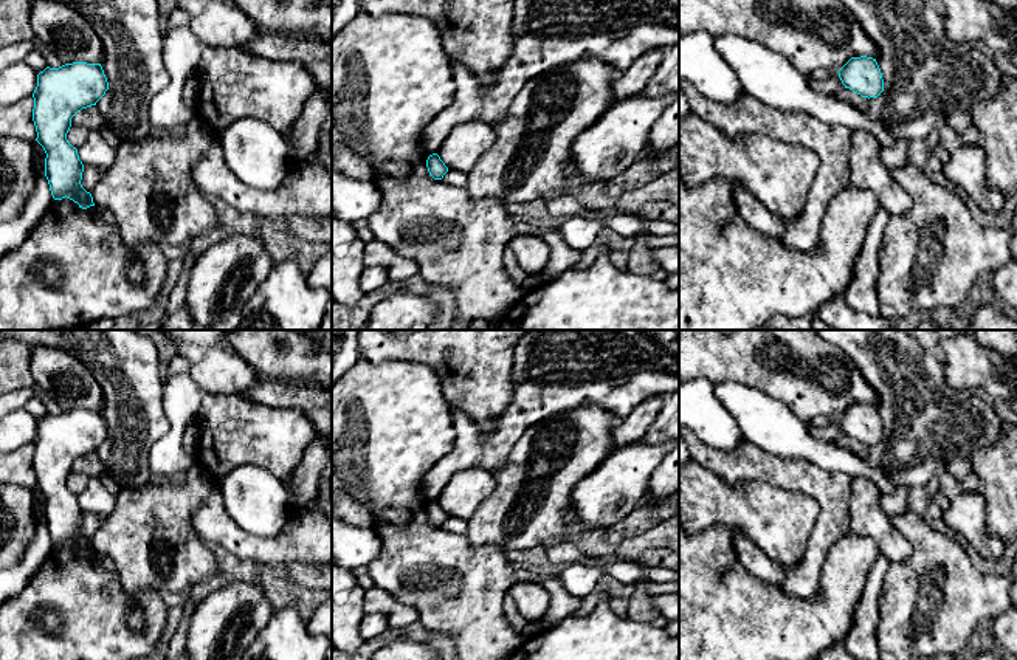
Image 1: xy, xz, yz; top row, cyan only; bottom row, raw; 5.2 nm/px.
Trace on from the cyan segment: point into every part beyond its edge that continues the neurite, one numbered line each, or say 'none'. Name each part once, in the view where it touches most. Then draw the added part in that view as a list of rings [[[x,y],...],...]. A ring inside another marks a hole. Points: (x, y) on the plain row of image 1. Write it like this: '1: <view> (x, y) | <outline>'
none

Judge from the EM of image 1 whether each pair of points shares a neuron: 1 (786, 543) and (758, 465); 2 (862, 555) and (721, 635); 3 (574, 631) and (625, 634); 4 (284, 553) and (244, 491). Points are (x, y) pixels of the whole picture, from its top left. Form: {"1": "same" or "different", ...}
{"1": "different", "2": "same", "3": "same", "4": "different"}

